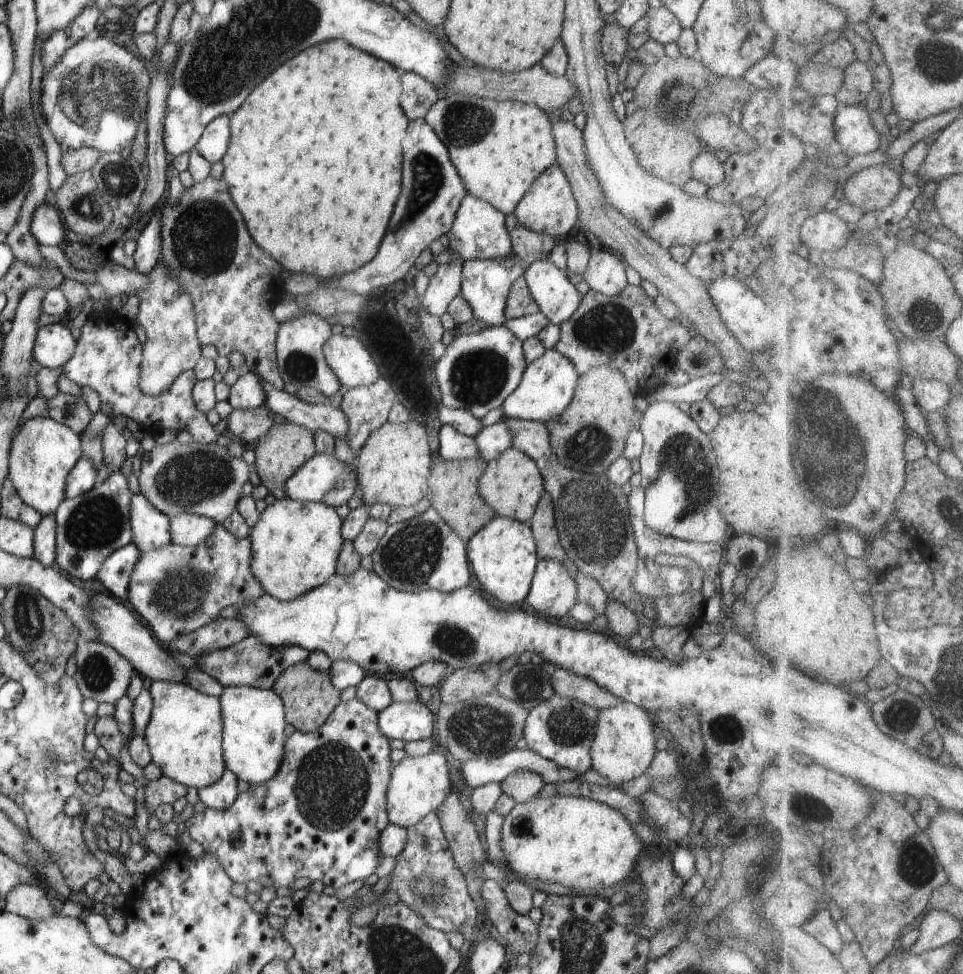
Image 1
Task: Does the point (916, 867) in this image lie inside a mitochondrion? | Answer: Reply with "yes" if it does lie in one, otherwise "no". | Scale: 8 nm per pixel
yes

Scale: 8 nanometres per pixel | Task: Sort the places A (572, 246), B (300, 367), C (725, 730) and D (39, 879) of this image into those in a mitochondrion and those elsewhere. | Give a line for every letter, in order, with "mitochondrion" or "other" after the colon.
A: other
B: mitochondrion
C: mitochondrion
D: other

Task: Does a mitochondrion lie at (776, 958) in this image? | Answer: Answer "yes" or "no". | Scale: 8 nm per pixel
no

